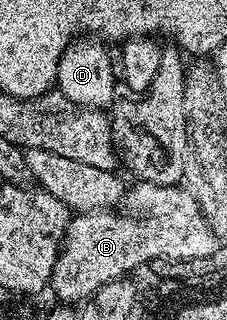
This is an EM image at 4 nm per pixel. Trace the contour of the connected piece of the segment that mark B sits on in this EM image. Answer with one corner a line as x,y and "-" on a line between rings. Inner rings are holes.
138,181
134,183
134,186
130,185
129,188
125,190
125,196
122,198
120,208
115,212
115,217
110,217
109,212
97,212
97,213
79,213
77,215
71,216
70,226
66,228
66,240
62,242
62,249
58,252
58,258
56,259
56,267
52,271
50,276
49,288
54,289
54,293
58,296
57,300
62,303
85,303
90,300
92,294
96,291
100,291
100,287
104,287
108,283
117,281
119,279
125,278
130,275
133,269
138,269
141,267
149,266
150,261
156,259
172,260
172,261
184,261
193,260
199,253
209,252
209,234
206,233
206,228
202,227
192,227
190,233
186,229
186,233
182,235
182,197
186,197
186,193
179,192
176,189
176,185
152,185
147,181

